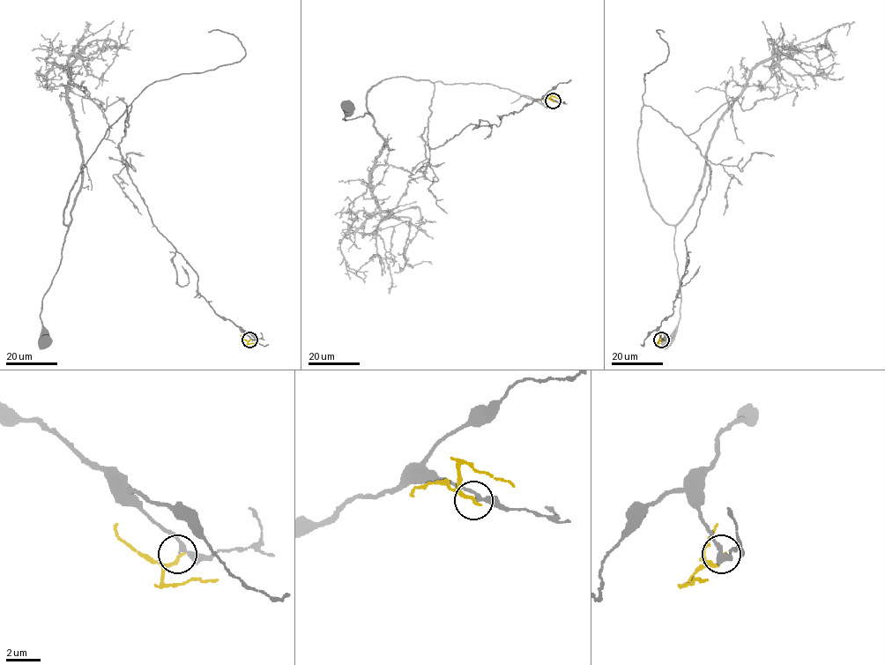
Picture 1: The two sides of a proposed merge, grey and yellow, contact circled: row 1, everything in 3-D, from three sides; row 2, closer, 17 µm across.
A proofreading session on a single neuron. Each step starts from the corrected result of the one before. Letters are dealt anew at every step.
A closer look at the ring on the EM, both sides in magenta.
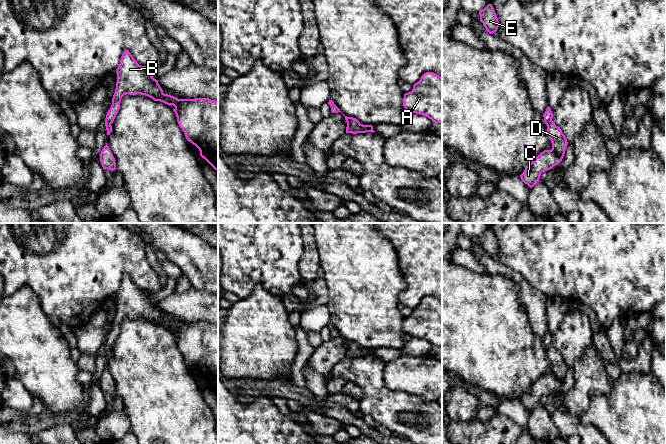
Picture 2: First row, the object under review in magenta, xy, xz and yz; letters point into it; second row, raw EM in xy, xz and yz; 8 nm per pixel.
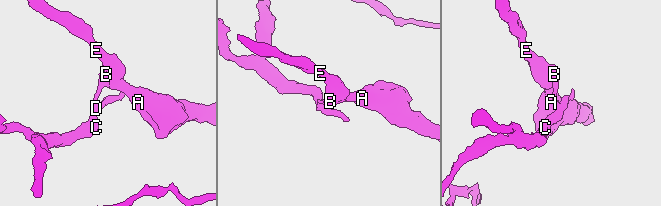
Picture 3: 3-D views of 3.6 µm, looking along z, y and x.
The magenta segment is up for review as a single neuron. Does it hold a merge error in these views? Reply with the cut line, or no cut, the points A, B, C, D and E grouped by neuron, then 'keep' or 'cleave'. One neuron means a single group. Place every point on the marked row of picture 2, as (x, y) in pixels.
cut in yz along (552, 121), (547, 125); A B E / C D; cleave

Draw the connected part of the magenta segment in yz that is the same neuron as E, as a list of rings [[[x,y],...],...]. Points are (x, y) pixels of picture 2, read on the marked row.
[[[488,4],[484,9],[482,9],[479,12],[479,15],[480,21],[490,34],[493,34],[497,31],[499,27],[499,21],[492,4]]]

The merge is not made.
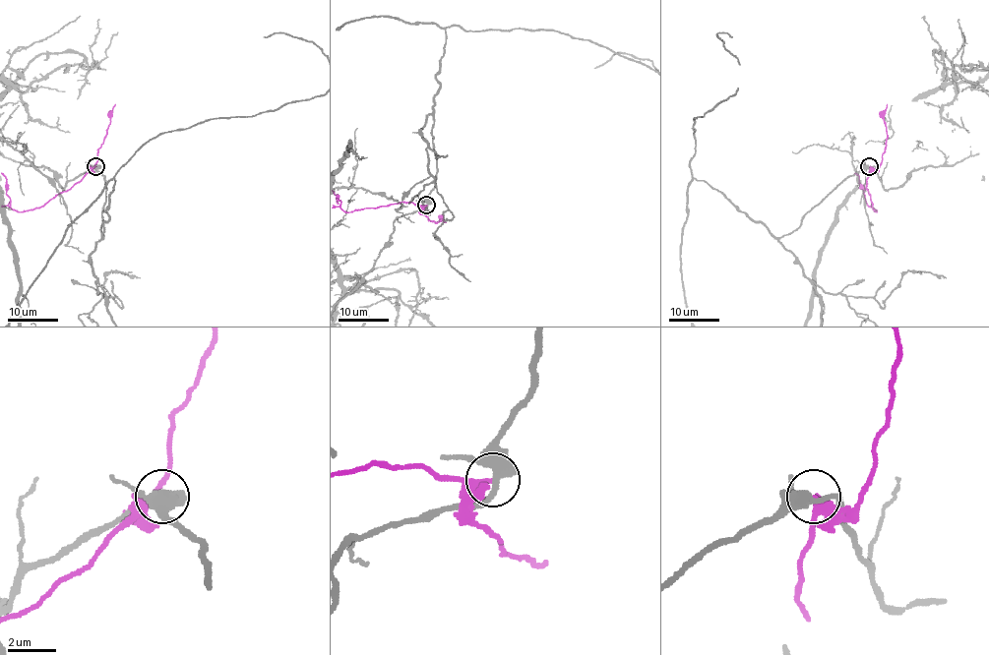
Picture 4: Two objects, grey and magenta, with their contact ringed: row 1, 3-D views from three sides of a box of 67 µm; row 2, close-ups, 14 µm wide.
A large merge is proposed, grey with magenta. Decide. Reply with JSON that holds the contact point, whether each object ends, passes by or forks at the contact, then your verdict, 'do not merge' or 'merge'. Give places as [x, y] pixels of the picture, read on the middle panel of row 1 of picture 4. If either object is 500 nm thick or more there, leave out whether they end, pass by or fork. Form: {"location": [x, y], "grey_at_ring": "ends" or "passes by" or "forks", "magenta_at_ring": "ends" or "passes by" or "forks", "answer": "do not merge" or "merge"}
{"location": [426, 205], "grey_at_ring": "forks", "magenta_at_ring": "ends", "answer": "do not merge"}

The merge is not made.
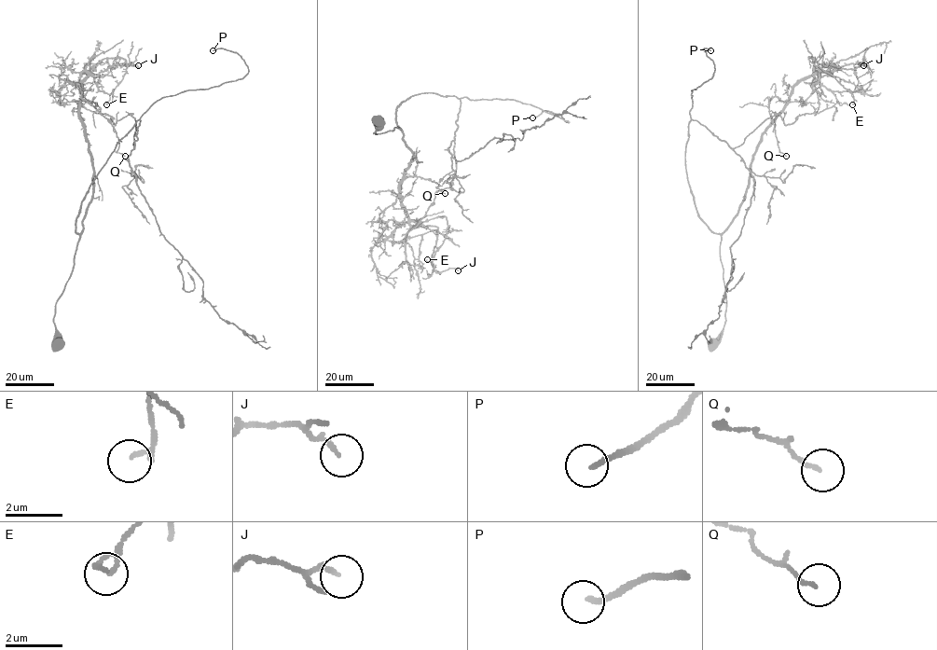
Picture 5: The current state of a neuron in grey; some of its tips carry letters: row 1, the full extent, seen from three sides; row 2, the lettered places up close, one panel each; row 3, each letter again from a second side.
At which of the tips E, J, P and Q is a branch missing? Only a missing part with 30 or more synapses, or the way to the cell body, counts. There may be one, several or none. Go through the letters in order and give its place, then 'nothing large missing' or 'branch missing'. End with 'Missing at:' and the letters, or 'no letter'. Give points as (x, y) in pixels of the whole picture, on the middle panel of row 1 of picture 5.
E: (427, 259) | nothing large missing
J: (458, 270) | nothing large missing
P: (532, 117) | branch missing
Q: (445, 193) | nothing large missing
Missing at: P

